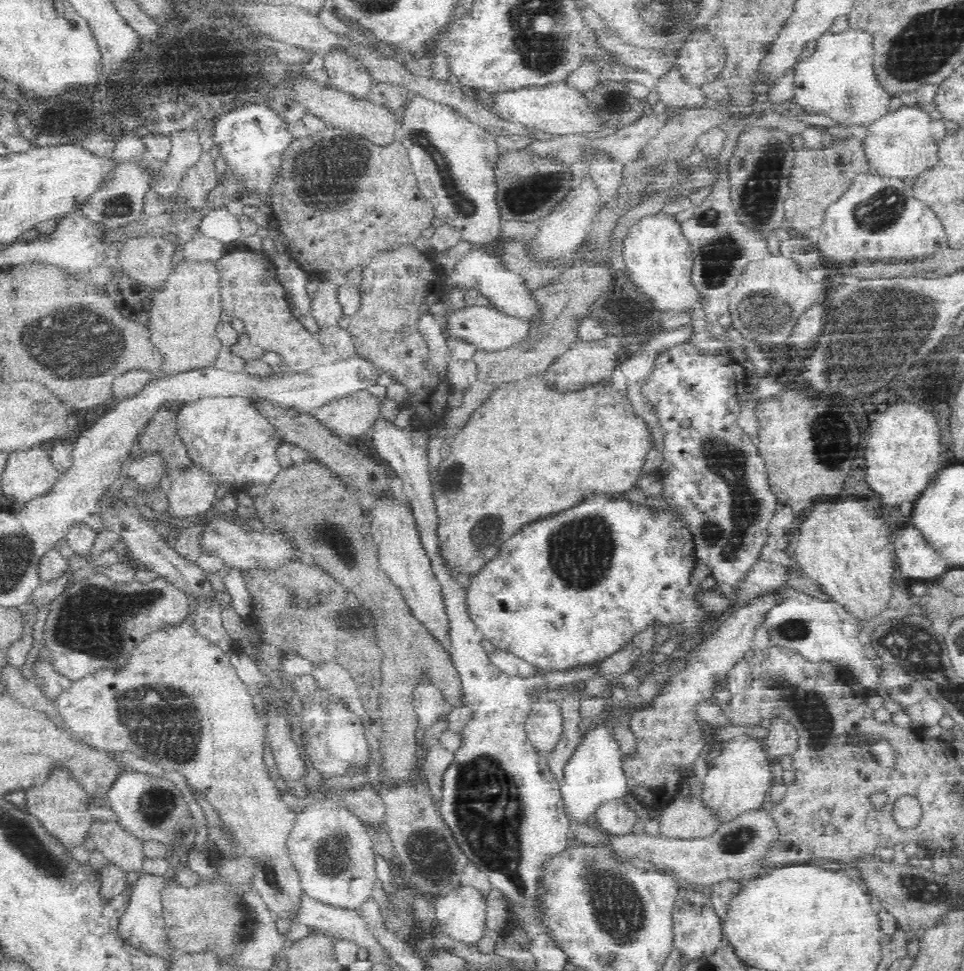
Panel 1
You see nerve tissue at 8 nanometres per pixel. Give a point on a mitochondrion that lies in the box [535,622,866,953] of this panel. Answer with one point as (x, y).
(617, 907)

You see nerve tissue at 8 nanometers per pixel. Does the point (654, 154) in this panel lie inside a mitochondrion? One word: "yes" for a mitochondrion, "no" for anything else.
no

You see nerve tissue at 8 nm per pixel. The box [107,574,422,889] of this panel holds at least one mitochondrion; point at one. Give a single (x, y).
(152, 714)

